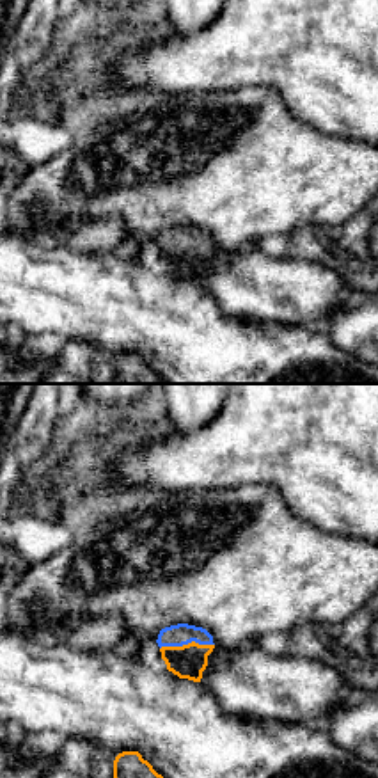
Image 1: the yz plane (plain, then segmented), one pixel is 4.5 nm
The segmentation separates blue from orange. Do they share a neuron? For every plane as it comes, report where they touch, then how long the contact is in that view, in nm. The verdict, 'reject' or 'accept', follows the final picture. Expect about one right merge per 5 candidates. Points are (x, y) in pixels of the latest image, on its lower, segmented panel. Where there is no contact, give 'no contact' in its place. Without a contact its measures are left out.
contact (187, 643); length 240 nm

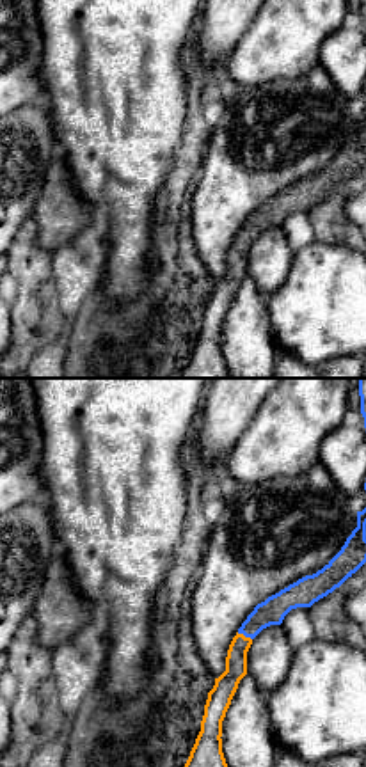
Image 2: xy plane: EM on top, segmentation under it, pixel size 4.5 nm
contact (244, 634); length 80 nm

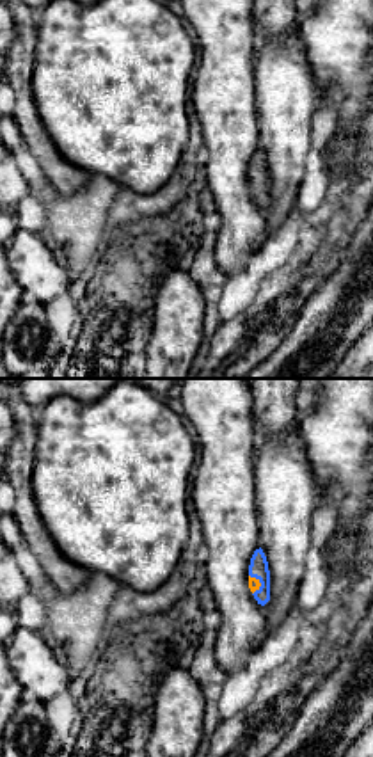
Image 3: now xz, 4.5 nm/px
contact (260, 581); length 100 nm

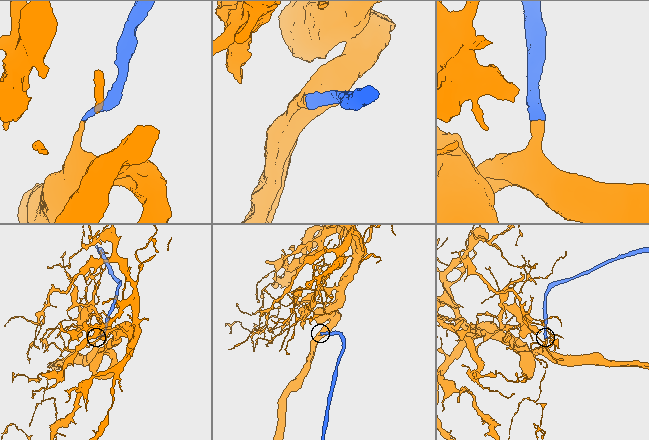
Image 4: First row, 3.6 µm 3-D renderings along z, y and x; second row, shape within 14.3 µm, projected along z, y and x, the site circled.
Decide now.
accept

